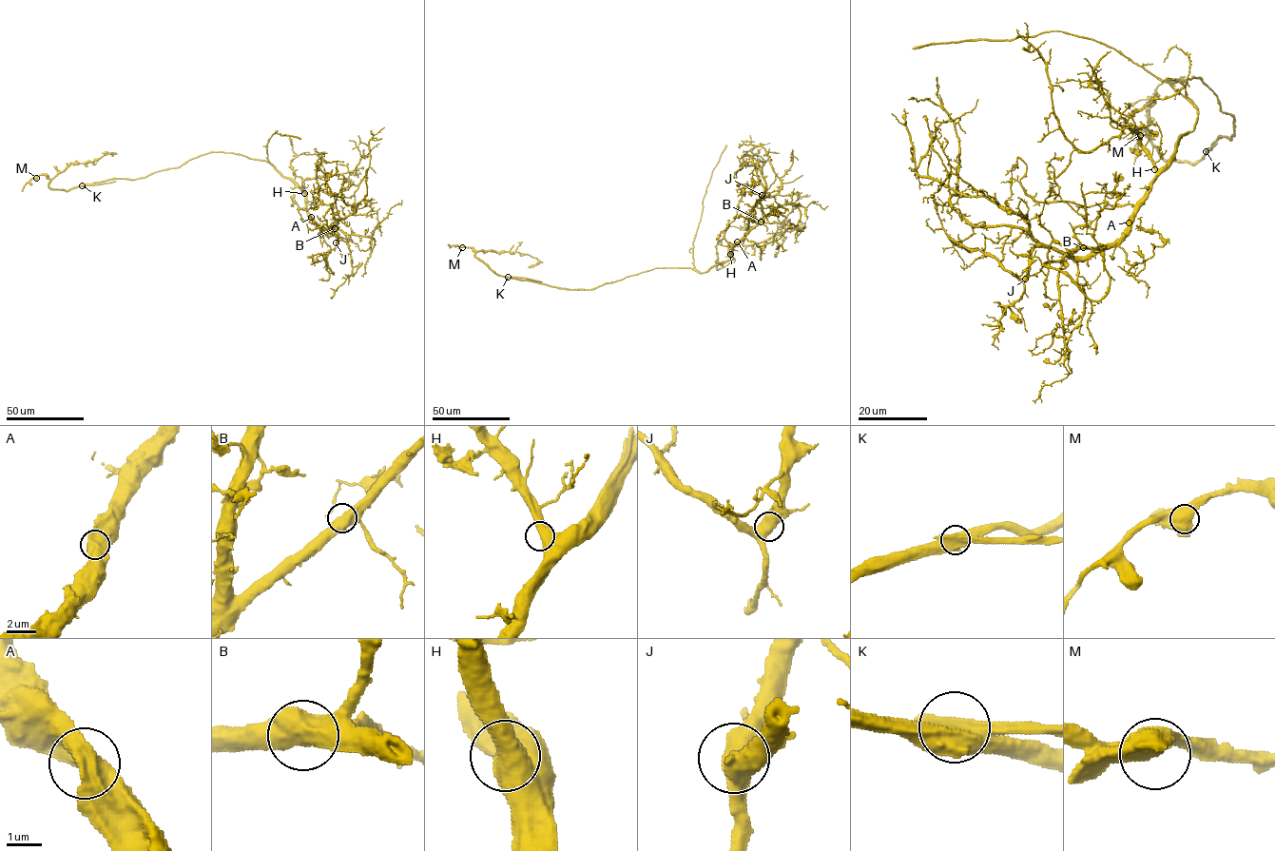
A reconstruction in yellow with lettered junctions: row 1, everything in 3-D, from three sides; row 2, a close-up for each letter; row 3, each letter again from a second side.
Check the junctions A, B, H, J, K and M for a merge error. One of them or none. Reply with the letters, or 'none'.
K

